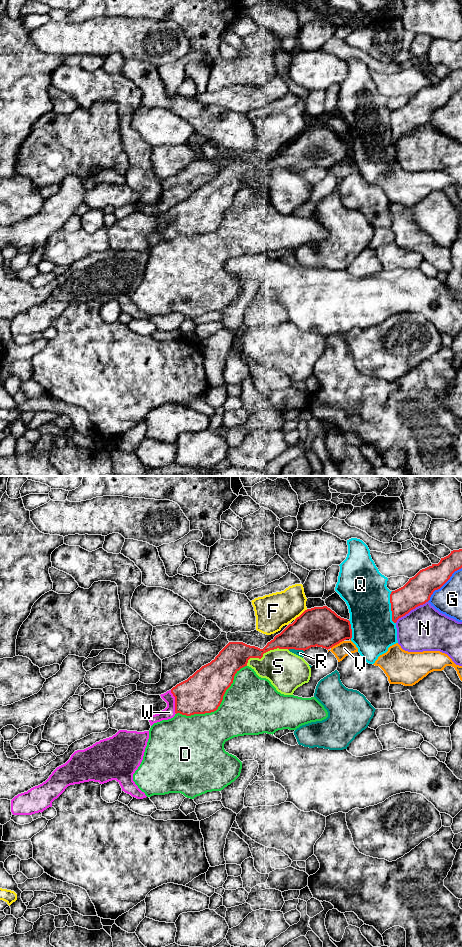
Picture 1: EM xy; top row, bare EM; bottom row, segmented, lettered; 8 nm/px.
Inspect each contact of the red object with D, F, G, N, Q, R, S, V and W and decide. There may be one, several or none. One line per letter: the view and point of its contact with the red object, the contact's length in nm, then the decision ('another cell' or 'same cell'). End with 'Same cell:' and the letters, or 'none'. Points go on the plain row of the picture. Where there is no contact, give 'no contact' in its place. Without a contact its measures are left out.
D: contact xy (219, 225); length 700 nm; another cell
F: contact xy (301, 134); length 140 nm; another cell
G: contact xy (443, 104); length 400 nm; another cell
N: contact xy (411, 129); length 320 nm; another cell
Q: contact xy (391, 127); length 260 nm; another cell
R: contact xy (296, 169); length 130 nm; another cell
S: contact xy (265, 172); length 360 nm; another cell
V: contact xy (337, 163); length 120 nm; another cell
W: contact xy (175, 222); length 200 nm; same cell
Same cell: W

